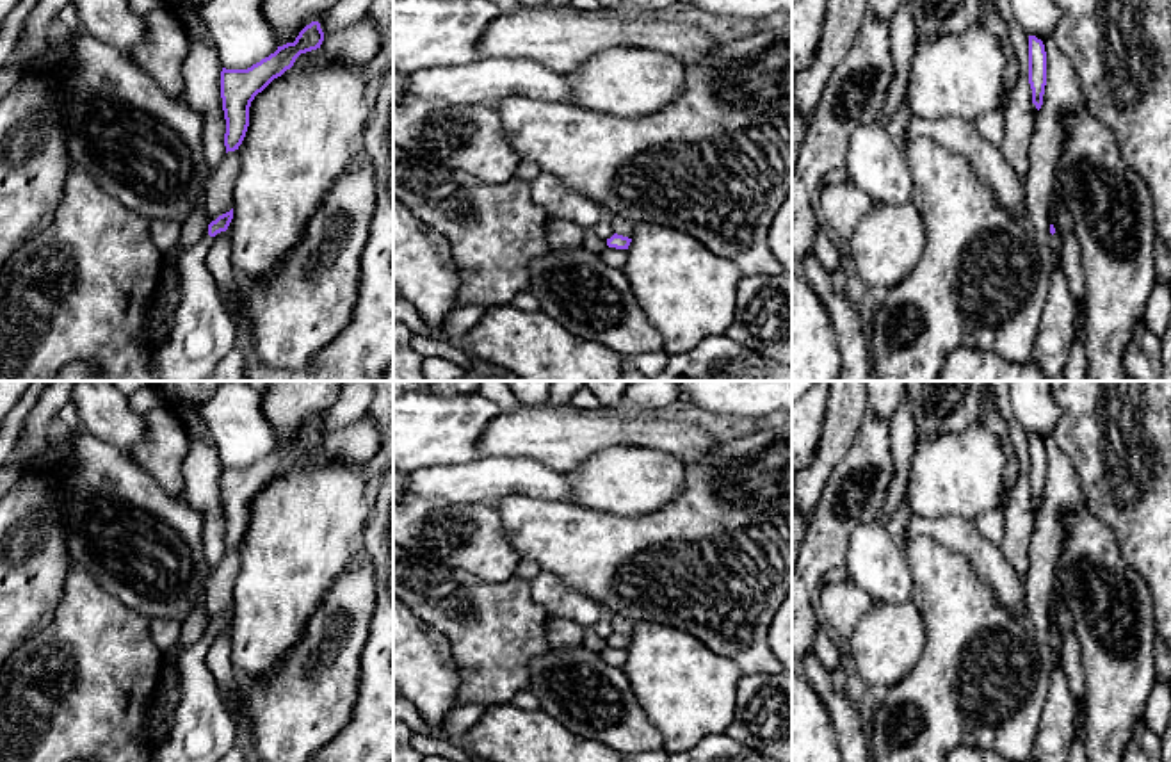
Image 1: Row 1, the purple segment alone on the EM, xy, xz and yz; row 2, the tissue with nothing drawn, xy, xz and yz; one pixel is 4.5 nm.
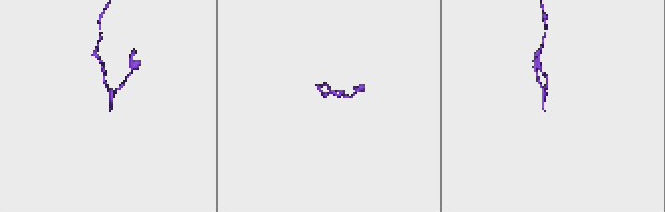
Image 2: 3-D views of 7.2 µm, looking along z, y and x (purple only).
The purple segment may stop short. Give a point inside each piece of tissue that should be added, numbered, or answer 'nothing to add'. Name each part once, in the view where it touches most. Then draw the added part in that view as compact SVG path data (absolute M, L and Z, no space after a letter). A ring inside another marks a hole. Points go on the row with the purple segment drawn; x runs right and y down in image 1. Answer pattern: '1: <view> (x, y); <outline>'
1: xy (203, 333); M208 233L178 260L180 304L169 338L153 351L158 381L203 381L237 345L237 326L206 267Z

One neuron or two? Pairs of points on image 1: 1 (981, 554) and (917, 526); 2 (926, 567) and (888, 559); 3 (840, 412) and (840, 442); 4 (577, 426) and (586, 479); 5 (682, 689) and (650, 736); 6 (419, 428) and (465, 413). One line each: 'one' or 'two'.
1: one
2: two
3: one
4: two
5: two
6: one

